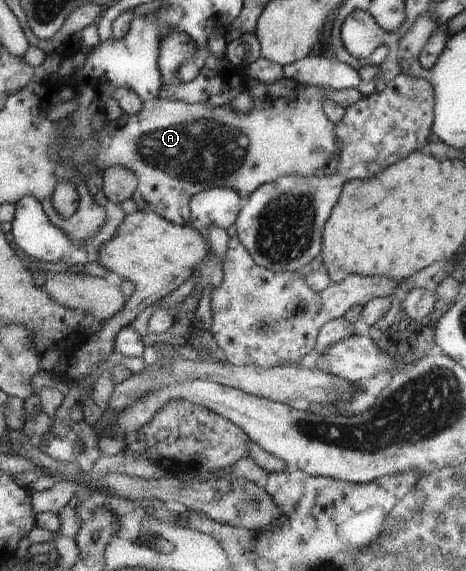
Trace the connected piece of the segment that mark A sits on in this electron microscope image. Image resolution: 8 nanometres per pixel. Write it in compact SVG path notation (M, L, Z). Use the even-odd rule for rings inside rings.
M306 87L304 92L300 92L297 95L296 101L290 103L284 99L274 99L267 96L262 103L254 102L254 107L249 114L238 114L234 113L230 106L224 107L206 107L200 103L187 103L184 101L171 101L168 99L158 98L154 102L152 109L142 109L137 115L129 115L123 113L120 120L109 121L97 129L97 132L93 135L95 139L99 140L99 146L97 147L97 155L95 156L95 163L97 167L103 172L109 166L123 166L128 170L131 170L136 178L139 180L137 184L136 192L133 194L132 200L136 202L140 211L152 212L172 221L174 224L184 226L190 224L190 201L191 198L206 189L214 187L228 187L234 189L244 201L264 183L271 183L278 178L288 175L298 175L303 177L309 176L322 176L329 175L336 170L338 164L338 151L335 141L335 124L331 122L328 117L324 114L322 109L322 101L324 99L330 99L341 105L343 108L352 106L355 102L358 102L363 97L363 94L355 88L342 89L341 91L332 91L331 89L322 89L321 87Z

